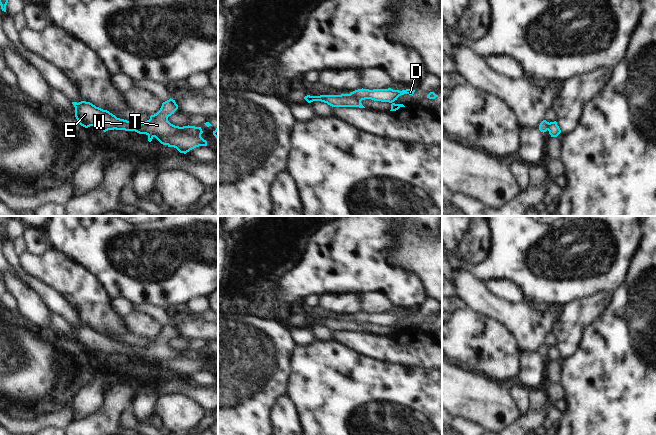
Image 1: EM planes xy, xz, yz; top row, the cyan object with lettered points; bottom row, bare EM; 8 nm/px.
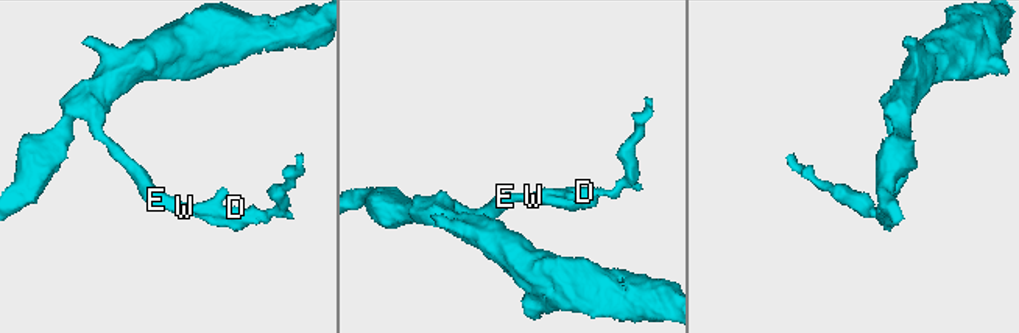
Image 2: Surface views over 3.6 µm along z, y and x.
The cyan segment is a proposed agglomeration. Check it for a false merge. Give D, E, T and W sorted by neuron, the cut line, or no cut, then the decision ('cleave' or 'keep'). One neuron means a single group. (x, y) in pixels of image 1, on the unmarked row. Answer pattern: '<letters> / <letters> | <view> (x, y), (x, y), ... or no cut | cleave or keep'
D T / E W | xy (146, 357), (159, 360), (181, 358), (200, 360) | cleave

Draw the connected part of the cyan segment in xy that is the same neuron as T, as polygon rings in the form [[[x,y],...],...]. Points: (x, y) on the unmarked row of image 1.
[[[169,323],[162,327],[160,334],[150,340],[150,343],[143,346],[133,346],[135,354],[139,358],[148,358],[159,361],[188,358],[191,360],[201,360],[201,351],[195,350],[175,350],[168,345],[168,341],[178,333],[175,324]]]

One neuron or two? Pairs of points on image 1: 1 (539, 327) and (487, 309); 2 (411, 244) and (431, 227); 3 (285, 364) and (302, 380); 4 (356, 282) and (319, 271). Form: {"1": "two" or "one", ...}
{"1": "one", "2": "two", "3": "two", "4": "one"}

